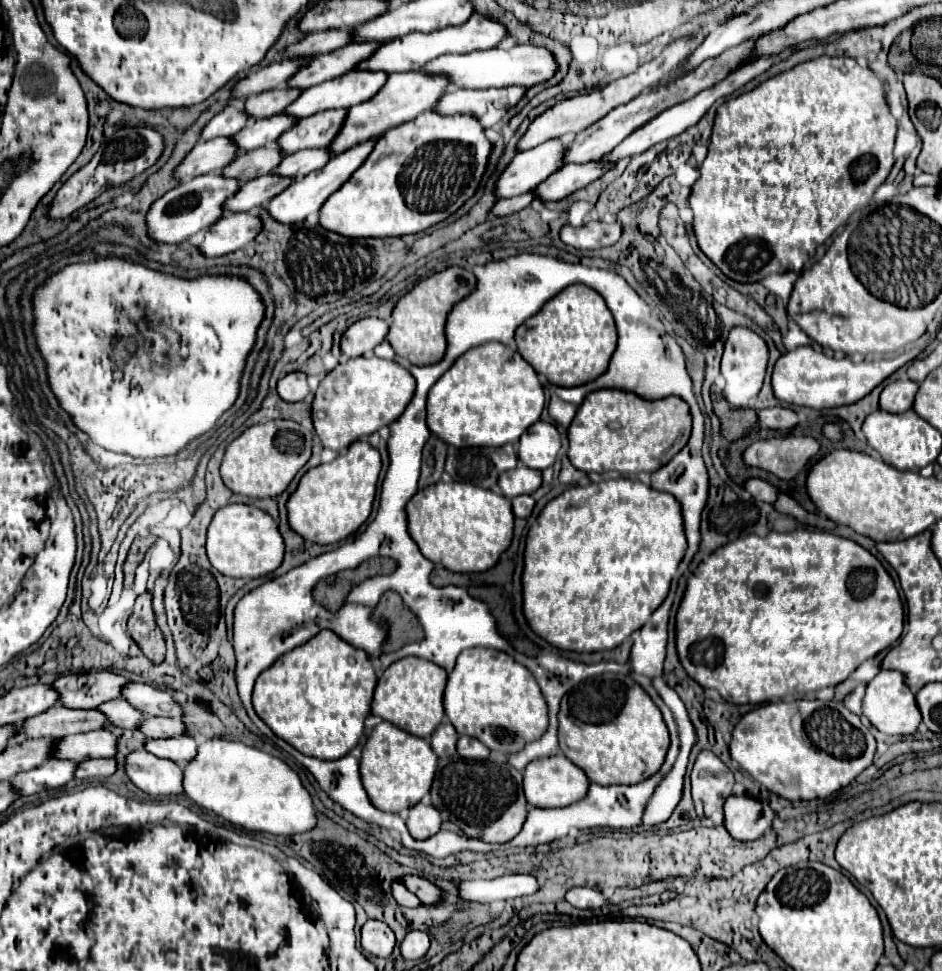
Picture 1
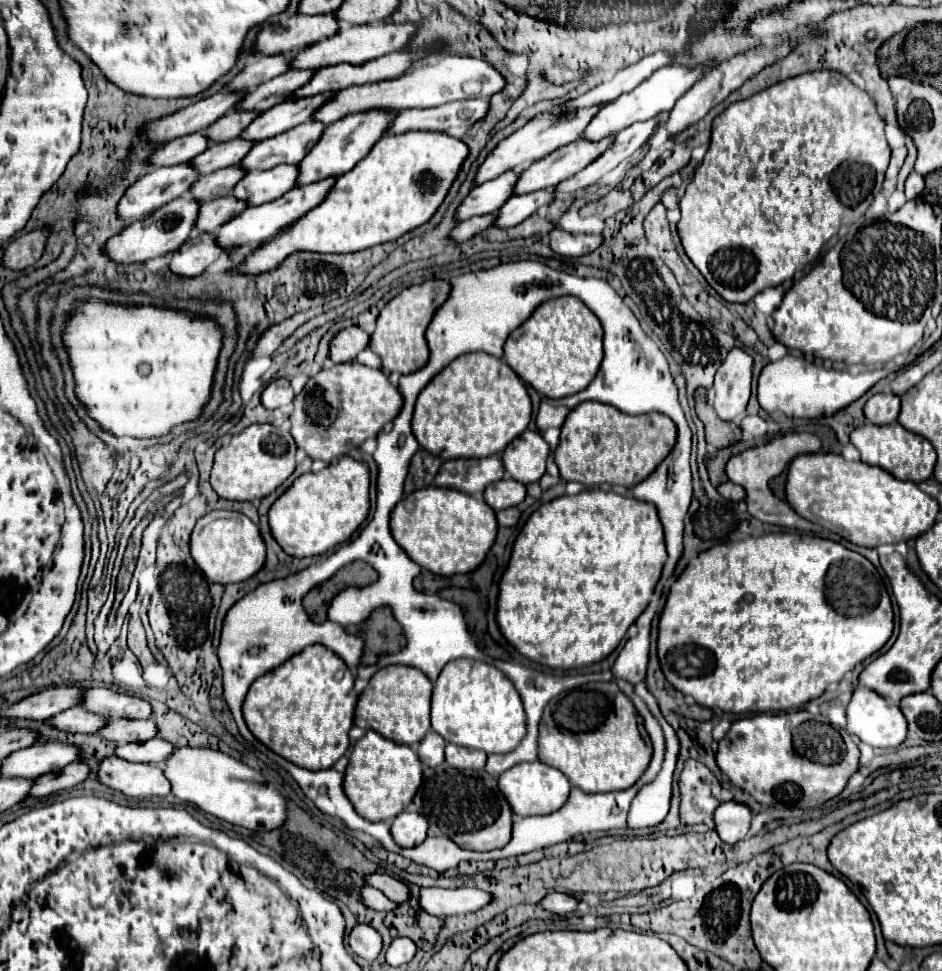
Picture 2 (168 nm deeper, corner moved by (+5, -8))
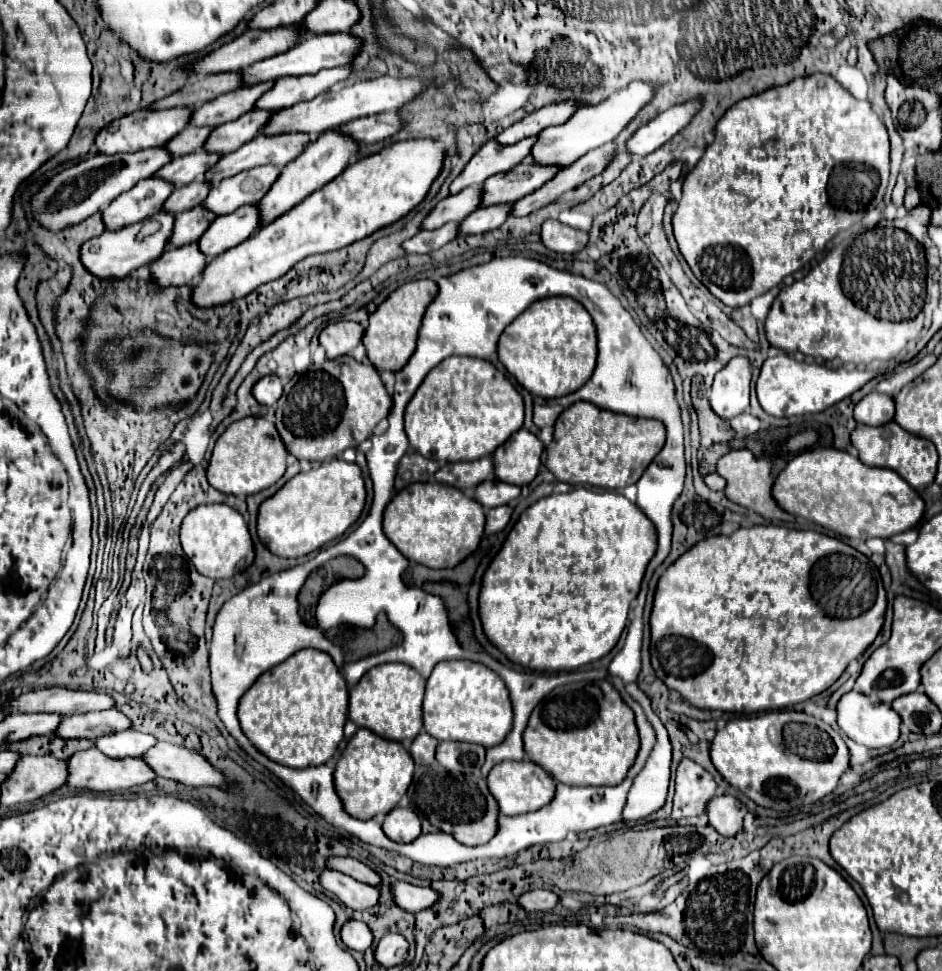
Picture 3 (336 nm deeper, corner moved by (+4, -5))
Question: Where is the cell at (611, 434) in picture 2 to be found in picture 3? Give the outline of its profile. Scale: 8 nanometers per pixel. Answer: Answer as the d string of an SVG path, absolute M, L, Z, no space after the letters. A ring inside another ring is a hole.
M576 402L554 424L552 442L546 448L546 468L556 480L566 484L592 484L618 490L638 482L664 442L666 428L658 420L632 420L624 414L594 408L590 402Z

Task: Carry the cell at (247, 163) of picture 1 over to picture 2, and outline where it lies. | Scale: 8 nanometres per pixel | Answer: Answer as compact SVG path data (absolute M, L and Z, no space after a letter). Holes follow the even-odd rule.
M233 165L229 169L219 169L207 175L201 175L199 181L195 181L195 185L191 187L191 193L197 201L207 203L213 201L217 197L225 197L231 195L235 185L247 175L247 171L241 165Z

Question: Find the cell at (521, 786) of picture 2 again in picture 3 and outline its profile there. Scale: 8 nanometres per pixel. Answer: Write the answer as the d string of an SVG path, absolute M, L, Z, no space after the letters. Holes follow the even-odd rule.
M504 760L504 762L496 764L490 770L490 774L488 774L488 790L494 796L500 814L518 816L518 814L534 812L534 810L546 806L554 798L556 782L552 780L552 776L548 772L544 772L540 766L536 766L530 760L520 760L520 762Z

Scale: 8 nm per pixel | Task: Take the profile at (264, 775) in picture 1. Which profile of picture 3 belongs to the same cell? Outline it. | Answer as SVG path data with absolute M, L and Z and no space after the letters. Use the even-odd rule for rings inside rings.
M156 742L156 746L146 750L142 758L156 772L156 776L172 778L186 786L226 786L224 776L214 766L210 766L202 754L192 754L192 750L184 746Z

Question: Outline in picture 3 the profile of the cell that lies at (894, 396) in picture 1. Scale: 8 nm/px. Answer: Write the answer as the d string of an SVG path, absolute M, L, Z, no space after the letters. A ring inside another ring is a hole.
M870 392L854 408L854 420L858 424L882 426L892 418L894 418L894 400L880 392Z

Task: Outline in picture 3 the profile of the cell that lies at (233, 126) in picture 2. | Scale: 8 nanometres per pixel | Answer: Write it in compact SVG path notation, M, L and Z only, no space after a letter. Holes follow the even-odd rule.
M186 126L186 130L182 130L170 142L164 144L164 150L168 150L172 154L172 158L178 158L182 154L192 154L204 146L210 132L212 132L212 128L208 128L208 126L204 126L204 128Z

